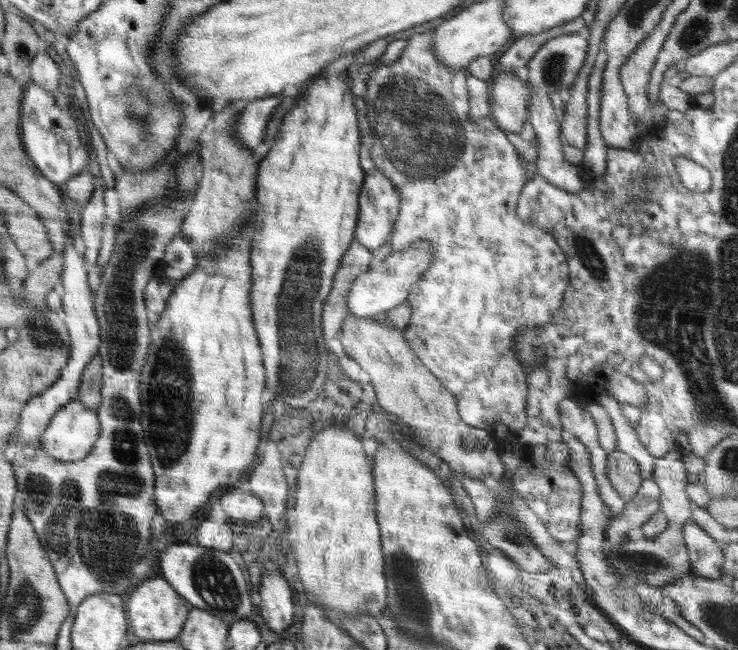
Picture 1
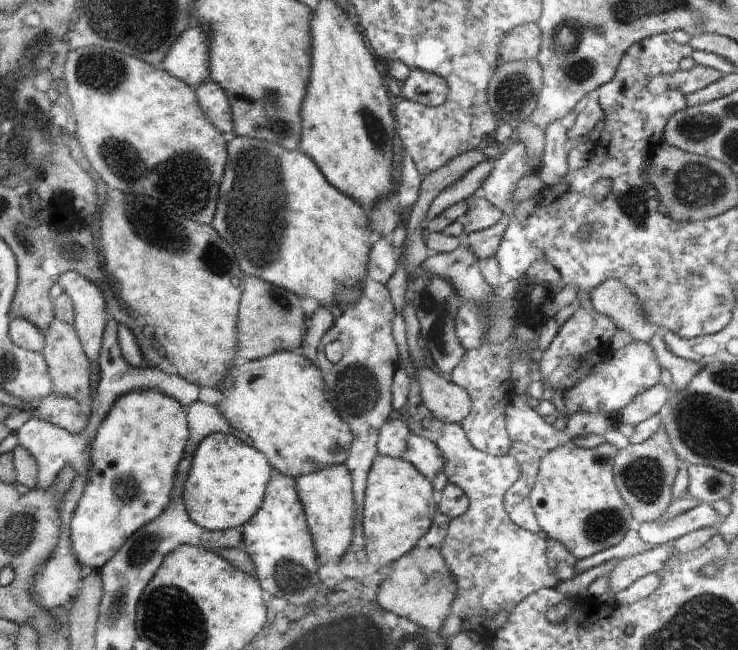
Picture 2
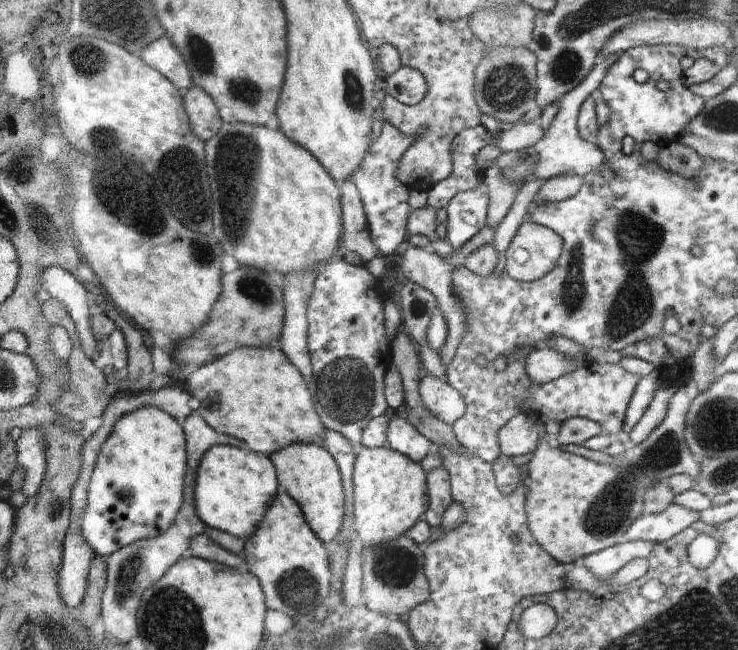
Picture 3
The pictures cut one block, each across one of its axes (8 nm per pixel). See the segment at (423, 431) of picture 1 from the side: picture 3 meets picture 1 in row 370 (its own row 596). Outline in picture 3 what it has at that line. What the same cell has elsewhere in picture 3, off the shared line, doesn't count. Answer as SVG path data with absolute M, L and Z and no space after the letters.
M405 534L395 541L383 543L376 547L363 546L361 552L363 564L363 598L364 606L382 614L394 614L396 618L405 616L419 604L428 600L430 589L424 574L423 551L417 542Z

